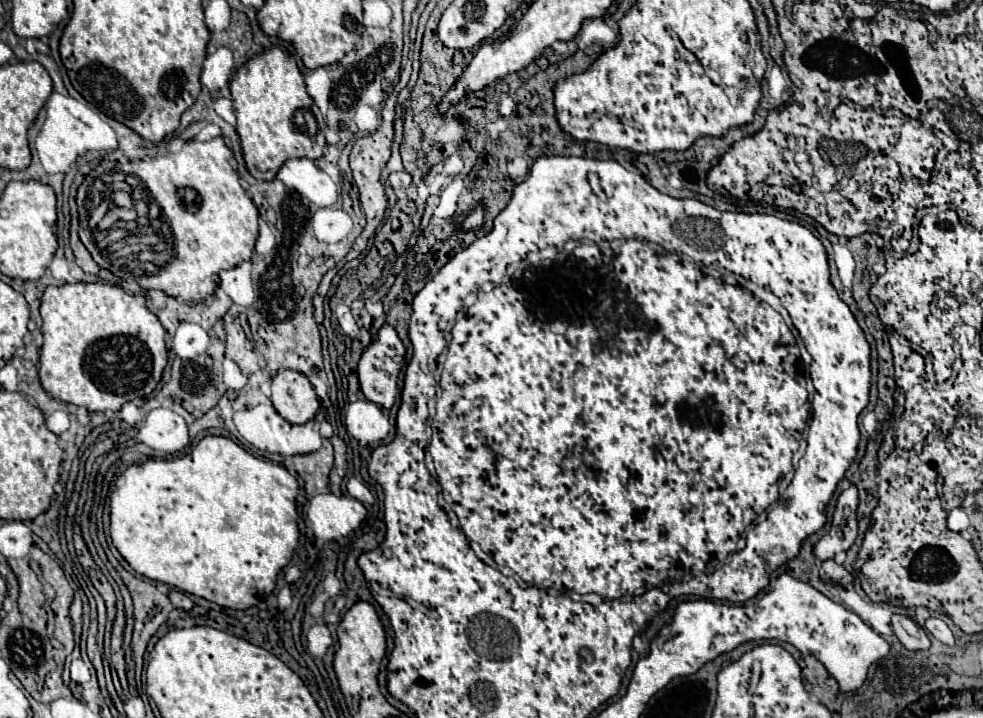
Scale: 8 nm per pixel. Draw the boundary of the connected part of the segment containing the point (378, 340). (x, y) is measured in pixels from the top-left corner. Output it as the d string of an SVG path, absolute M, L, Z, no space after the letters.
M383 324L381 330L377 332L377 336L369 342L369 346L363 348L359 366L357 366L357 376L359 376L359 384L361 384L361 392L365 394L365 398L385 410L389 410L397 398L397 376L401 372L405 364L405 346L399 340L395 328L391 324Z

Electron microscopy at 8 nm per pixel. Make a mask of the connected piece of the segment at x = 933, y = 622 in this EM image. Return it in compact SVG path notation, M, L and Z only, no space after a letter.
M929 618L925 622L925 630L931 632L937 640L941 640L943 644L947 646L955 646L955 640L953 640L953 632L949 630L949 626L941 620L941 618Z

